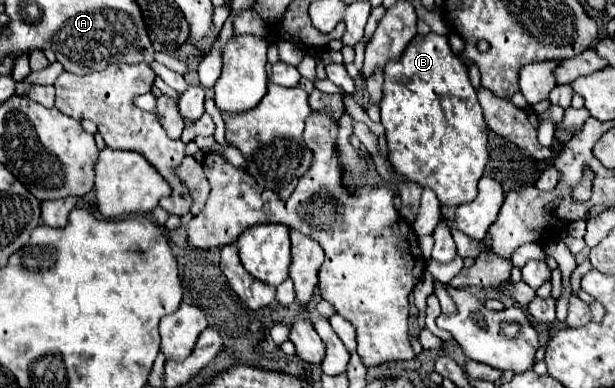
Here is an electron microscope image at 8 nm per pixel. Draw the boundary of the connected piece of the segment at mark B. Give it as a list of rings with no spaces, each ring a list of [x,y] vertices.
[[[427,33],[417,35],[399,61],[389,61],[383,71],[383,101],[381,123],[385,127],[385,139],[389,149],[389,163],[397,173],[435,191],[443,205],[463,205],[477,197],[477,183],[483,175],[489,151],[487,151],[487,125],[477,101],[477,93],[469,81],[465,61],[455,55],[445,35]]]

